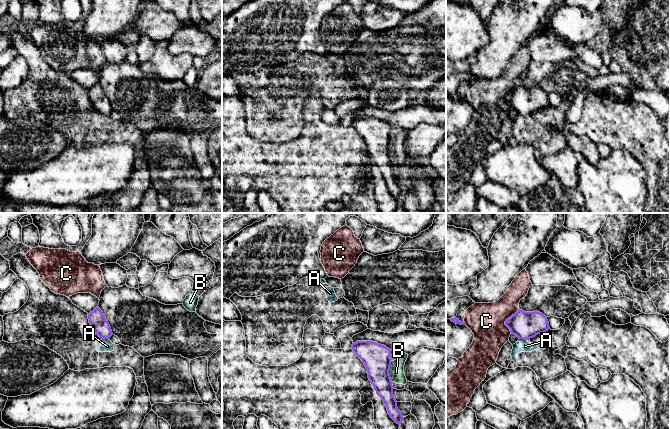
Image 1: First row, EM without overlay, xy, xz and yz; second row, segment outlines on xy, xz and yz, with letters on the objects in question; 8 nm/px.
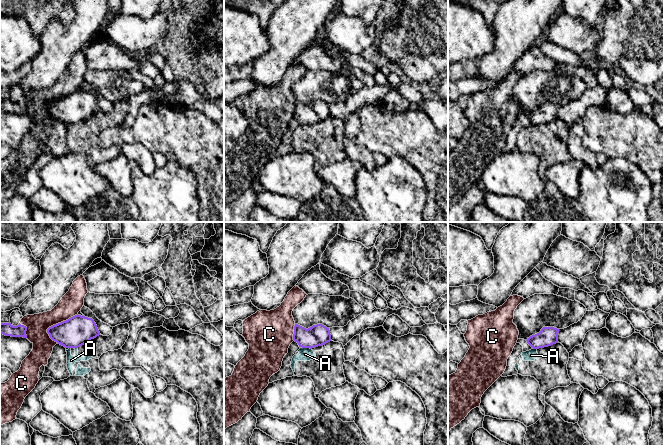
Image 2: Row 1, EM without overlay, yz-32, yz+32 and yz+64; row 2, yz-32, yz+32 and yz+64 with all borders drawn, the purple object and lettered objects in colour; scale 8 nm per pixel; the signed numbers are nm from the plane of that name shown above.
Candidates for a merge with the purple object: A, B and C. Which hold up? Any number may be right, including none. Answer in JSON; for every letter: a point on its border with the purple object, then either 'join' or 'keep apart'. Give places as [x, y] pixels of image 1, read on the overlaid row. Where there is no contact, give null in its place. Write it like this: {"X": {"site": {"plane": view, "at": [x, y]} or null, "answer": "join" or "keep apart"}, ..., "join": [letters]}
{"A": {"site": {"plane": "yz", "at": [524, 338]}, "answer": "keep apart"}, "B": {"site": {"plane": "xz", "at": [388, 371]}, "answer": "keep apart"}, "C": {"site": {"plane": "yz", "at": [505, 321]}, "answer": "keep apart"}, "join": []}

